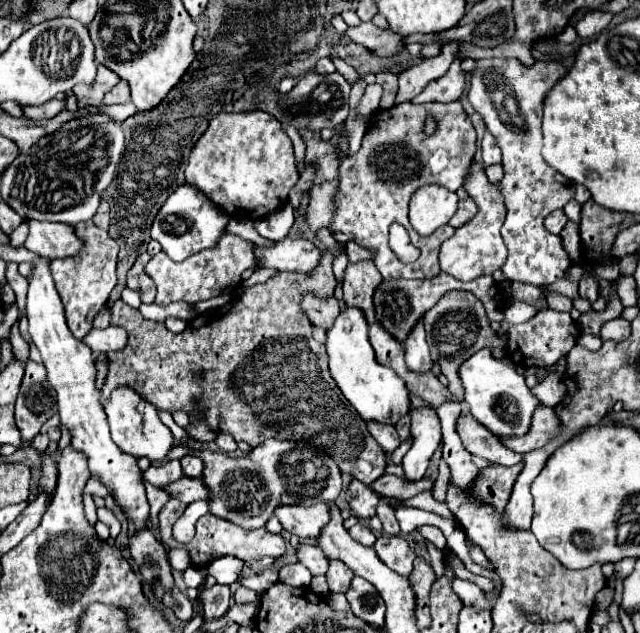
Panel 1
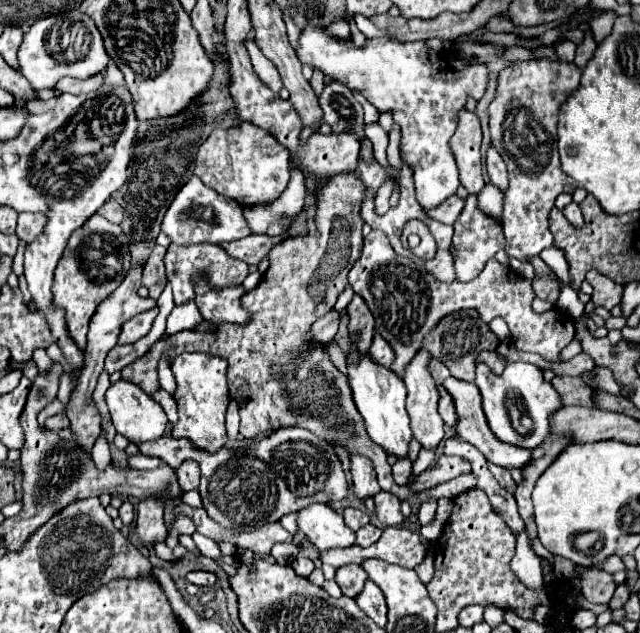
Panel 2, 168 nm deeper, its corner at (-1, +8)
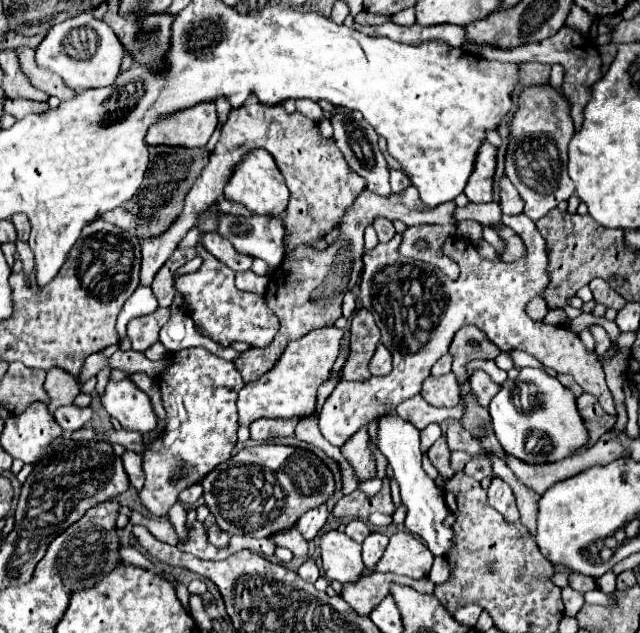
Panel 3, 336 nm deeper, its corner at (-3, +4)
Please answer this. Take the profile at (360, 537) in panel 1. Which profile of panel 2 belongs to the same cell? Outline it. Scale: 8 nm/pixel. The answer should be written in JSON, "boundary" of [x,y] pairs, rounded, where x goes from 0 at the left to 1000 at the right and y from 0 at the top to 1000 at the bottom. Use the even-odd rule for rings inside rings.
{"boundary":[[[572,828],[572,831],[566,831],[563,837],[556,837],[556,859],[566,863],[566,866],[572,866],[572,863],[584,859],[594,847],[597,847],[597,837],[594,837],[591,831]]]}

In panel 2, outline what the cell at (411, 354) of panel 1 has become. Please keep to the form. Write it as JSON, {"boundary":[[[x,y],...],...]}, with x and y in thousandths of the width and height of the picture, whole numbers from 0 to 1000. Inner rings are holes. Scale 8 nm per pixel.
{"boundary":[[[659,550],[634,578],[631,607],[638,616],[638,657],[647,692],[659,708],[681,708],[694,692],[694,667],[684,654],[684,610],[669,585],[672,559]]]}

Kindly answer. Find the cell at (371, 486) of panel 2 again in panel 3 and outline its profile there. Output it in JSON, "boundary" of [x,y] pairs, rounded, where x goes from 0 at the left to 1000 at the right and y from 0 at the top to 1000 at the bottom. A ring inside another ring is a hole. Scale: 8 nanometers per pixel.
{"boundary":[[[563,676],[534,705],[534,717],[550,733],[550,739],[556,742],[563,758],[588,752],[588,724],[584,724],[584,717],[578,711],[578,692],[575,692],[575,679],[572,676]]]}

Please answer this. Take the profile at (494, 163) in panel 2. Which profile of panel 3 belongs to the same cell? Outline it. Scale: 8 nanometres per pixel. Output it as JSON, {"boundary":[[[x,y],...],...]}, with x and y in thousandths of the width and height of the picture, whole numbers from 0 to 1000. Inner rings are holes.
{"boundary":[[[791,278],[781,288],[781,325],[784,325],[784,335],[794,338],[794,341],[806,341],[819,329],[819,319],[816,319],[813,306],[803,300],[800,288]]]}

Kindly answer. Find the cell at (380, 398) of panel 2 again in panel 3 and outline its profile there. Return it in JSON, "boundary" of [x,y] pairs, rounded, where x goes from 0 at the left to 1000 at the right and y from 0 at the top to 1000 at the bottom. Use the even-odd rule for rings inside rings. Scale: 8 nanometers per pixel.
{"boundary":[[[597,657],[591,664],[591,689],[594,689],[594,714],[606,724],[616,755],[625,768],[628,796],[634,799],[634,821],[631,831],[641,837],[641,844],[656,847],[663,859],[672,866],[678,878],[700,878],[706,859],[709,859],[709,837],[706,831],[697,831],[694,821],[700,818],[703,806],[697,799],[697,790],[691,777],[681,771],[678,758],[659,742],[659,717],[656,717],[656,682],[631,667],[625,657]]]}

